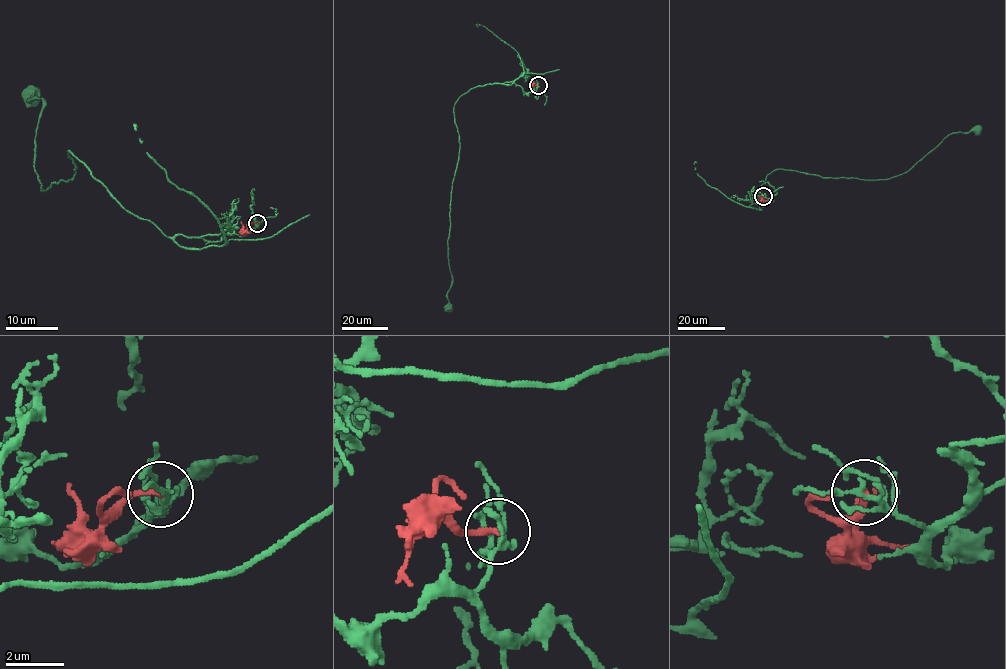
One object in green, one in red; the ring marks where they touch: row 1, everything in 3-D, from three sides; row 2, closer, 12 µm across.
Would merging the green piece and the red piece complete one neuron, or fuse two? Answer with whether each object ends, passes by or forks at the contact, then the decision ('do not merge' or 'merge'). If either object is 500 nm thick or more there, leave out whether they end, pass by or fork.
green forks there; red ends there; do not merge

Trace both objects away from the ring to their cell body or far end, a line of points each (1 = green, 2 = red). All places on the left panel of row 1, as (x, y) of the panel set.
1: (258, 223), (219, 241), (166, 236), (69, 152), (74, 176), (41, 190), (43, 108), (32, 97)
2: (258, 223), (237, 231)

